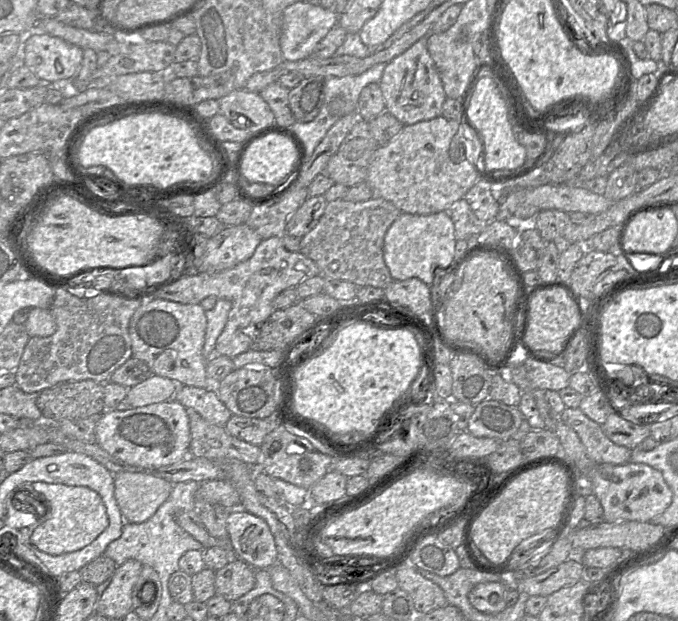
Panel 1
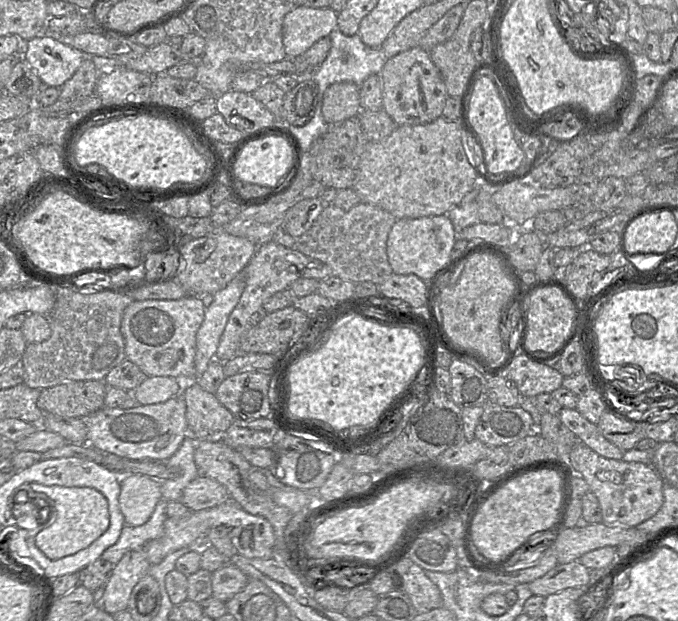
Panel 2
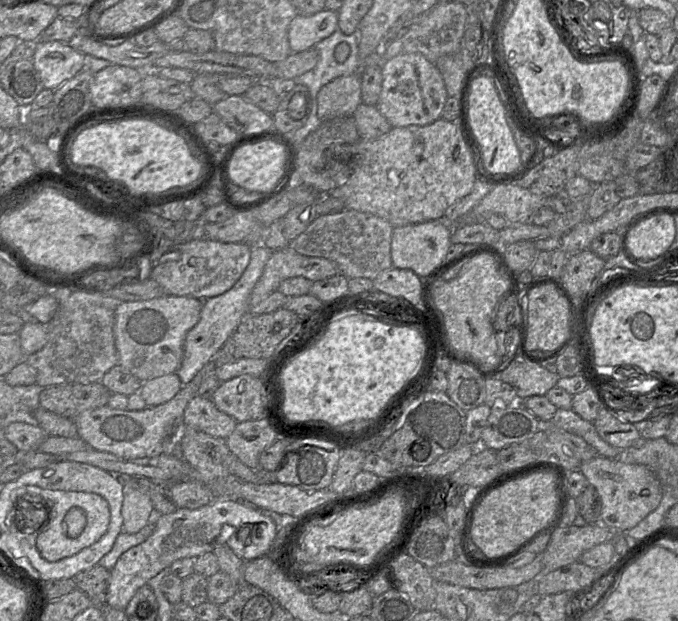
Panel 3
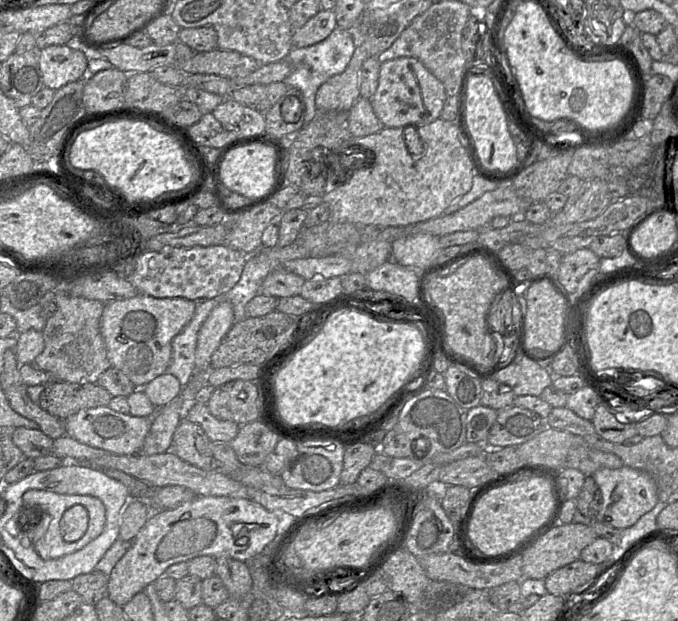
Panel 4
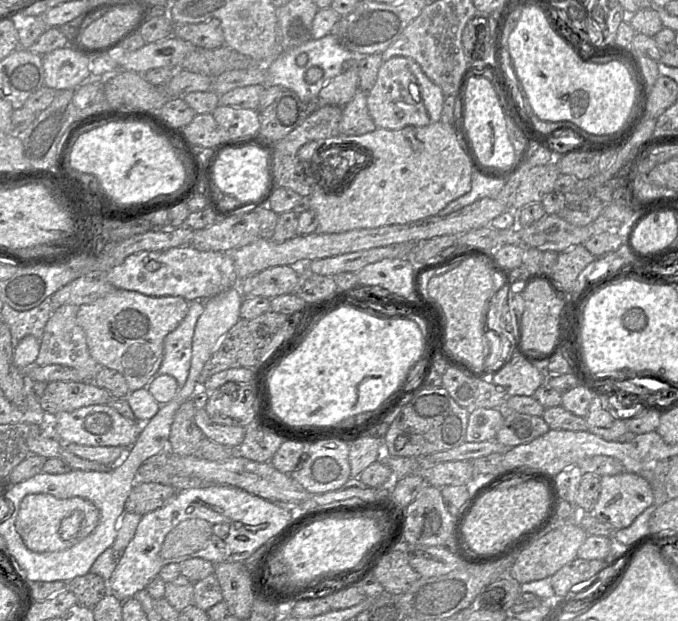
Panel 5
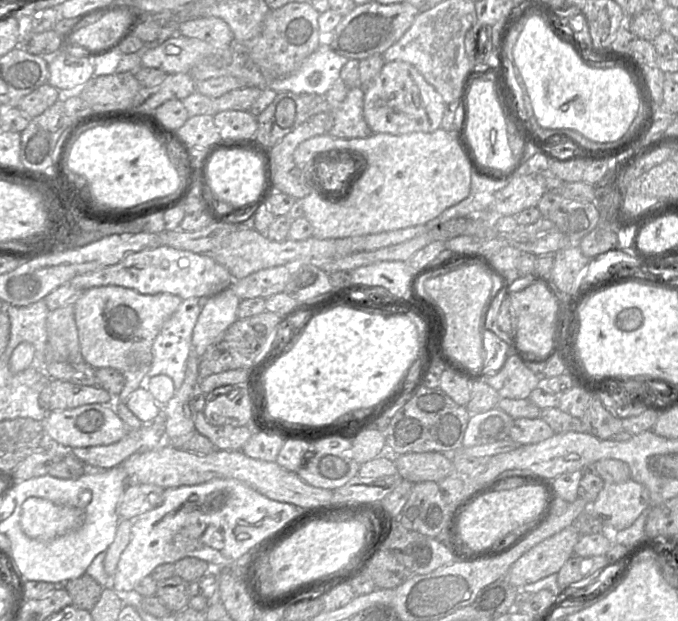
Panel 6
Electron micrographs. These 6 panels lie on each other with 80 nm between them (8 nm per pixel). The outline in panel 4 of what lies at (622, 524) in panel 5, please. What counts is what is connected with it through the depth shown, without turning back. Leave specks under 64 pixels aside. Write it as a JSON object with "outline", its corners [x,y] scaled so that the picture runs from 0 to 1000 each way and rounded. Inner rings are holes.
{"outline":[[[920,749],[913,755],[886,754],[873,768],[886,791],[886,816],[881,837],[913,853],[934,847],[971,808],[969,783],[951,758]]]}

